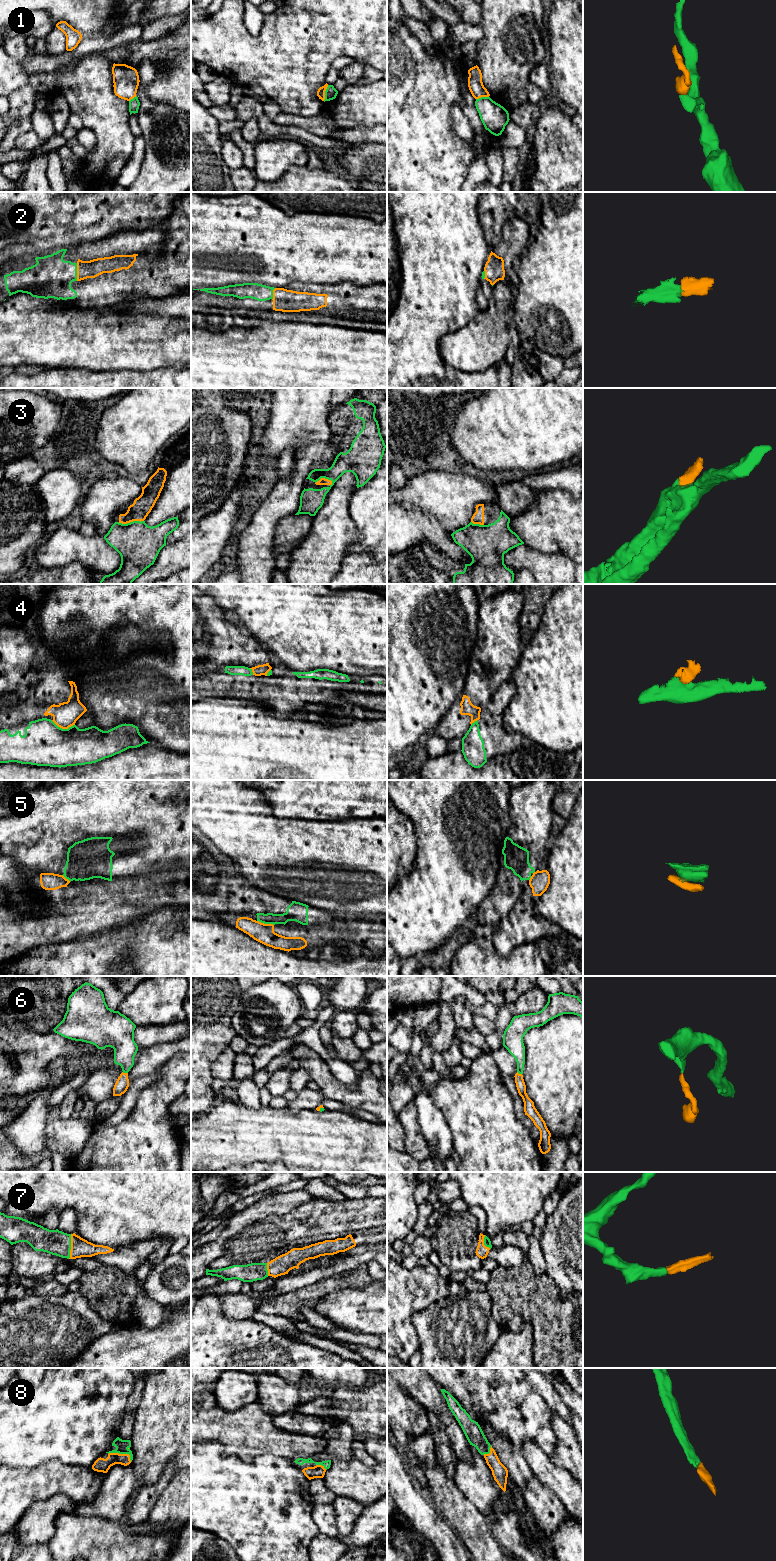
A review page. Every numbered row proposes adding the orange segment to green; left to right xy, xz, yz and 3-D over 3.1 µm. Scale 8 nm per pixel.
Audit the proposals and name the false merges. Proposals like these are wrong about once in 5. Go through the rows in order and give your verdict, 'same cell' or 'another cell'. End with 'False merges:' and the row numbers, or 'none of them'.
1: another cell
2: same cell
3: same cell
4: another cell
5: another cell
6: same cell
7: same cell
8: same cell
False merges: 1, 4, 5

